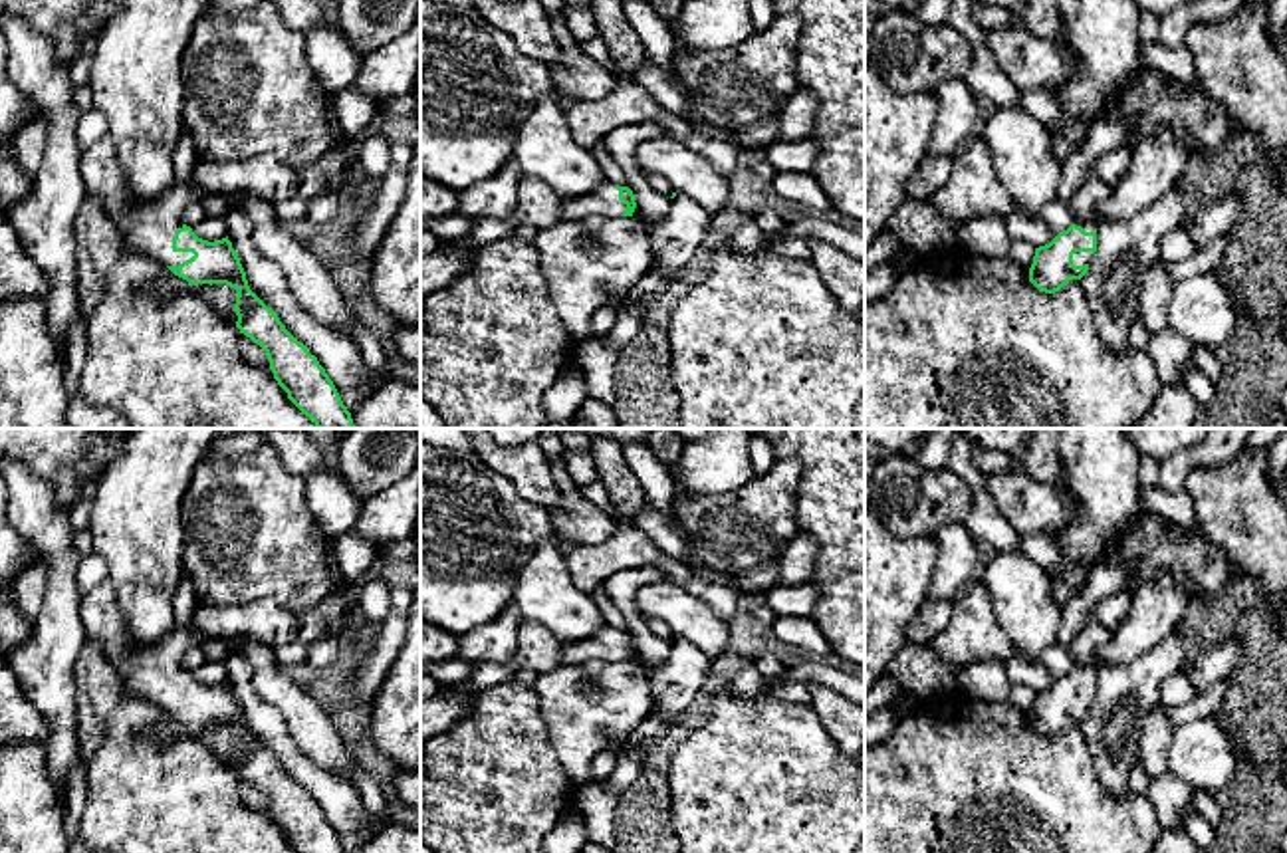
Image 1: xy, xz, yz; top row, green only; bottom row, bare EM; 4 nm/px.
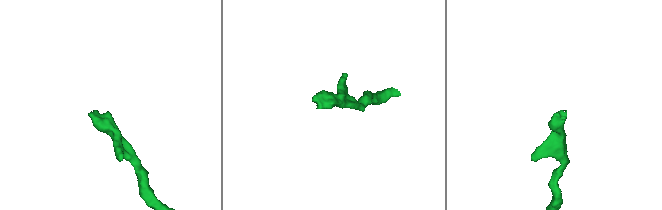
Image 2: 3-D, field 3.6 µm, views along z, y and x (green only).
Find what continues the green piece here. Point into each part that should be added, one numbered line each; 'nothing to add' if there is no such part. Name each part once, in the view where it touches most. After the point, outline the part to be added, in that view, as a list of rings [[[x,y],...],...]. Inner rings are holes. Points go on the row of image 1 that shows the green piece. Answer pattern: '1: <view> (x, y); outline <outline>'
1: xy (149, 229); outline [[[109,135],[81,153],[79,171],[87,194],[103,202],[127,250],[143,252],[165,266],[180,266],[194,256],[192,252],[175,252],[171,246],[175,232],[182,228],[180,212],[206,192],[202,186],[173,181],[157,200],[137,204],[127,192],[125,175]]]

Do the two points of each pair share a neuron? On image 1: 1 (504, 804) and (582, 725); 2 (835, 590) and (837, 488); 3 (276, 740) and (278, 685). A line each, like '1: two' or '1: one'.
1: two
2: one
3: two

